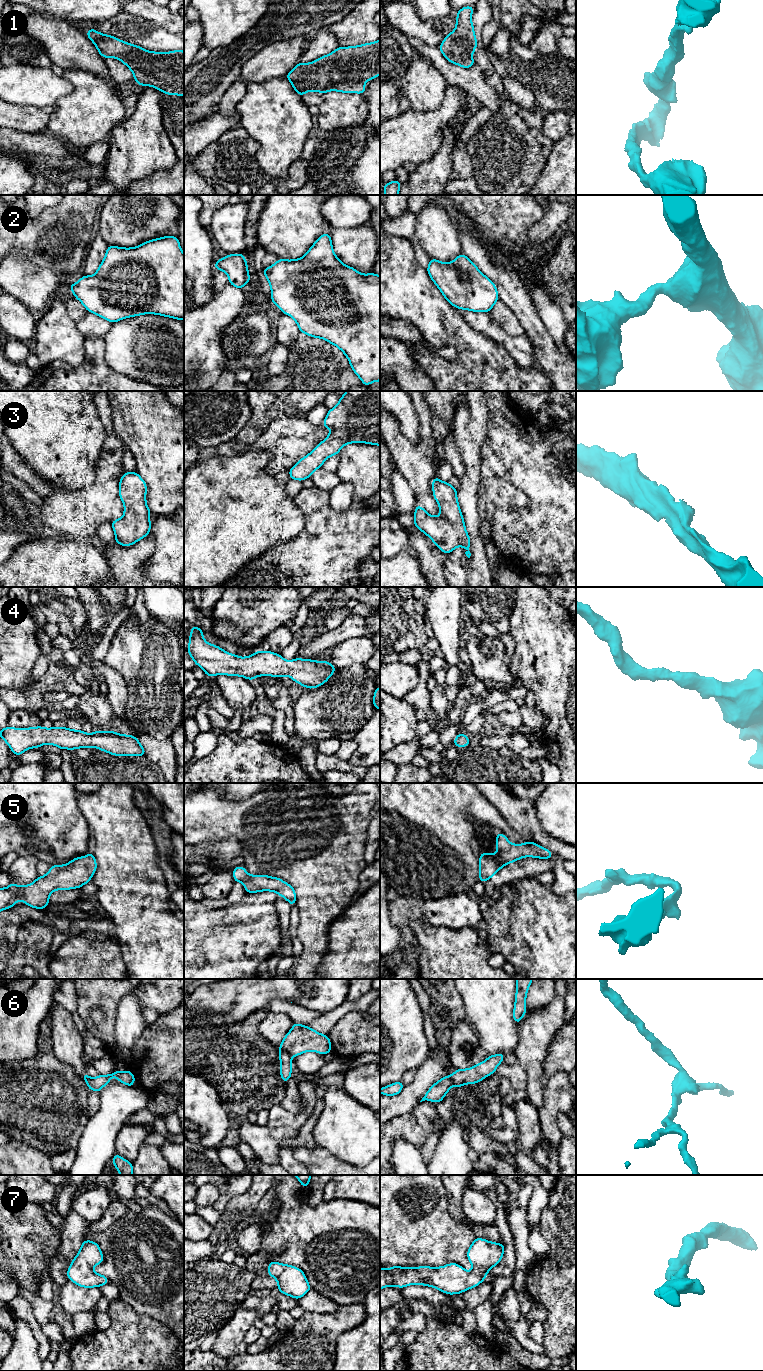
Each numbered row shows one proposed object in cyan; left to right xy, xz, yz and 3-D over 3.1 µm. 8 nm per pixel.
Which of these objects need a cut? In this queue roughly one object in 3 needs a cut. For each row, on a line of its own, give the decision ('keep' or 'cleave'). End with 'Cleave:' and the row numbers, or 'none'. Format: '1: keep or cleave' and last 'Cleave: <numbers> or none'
1: keep
2: keep
3: keep
4: keep
5: keep
6: cleave
7: keep
Cleave: 6

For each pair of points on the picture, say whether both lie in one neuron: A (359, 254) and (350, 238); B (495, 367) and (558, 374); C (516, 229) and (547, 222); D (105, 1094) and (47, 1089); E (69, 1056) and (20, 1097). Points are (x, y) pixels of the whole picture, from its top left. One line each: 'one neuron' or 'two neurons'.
A: one neuron
B: two neurons
C: two neurons
D: two neurons
E: two neurons

